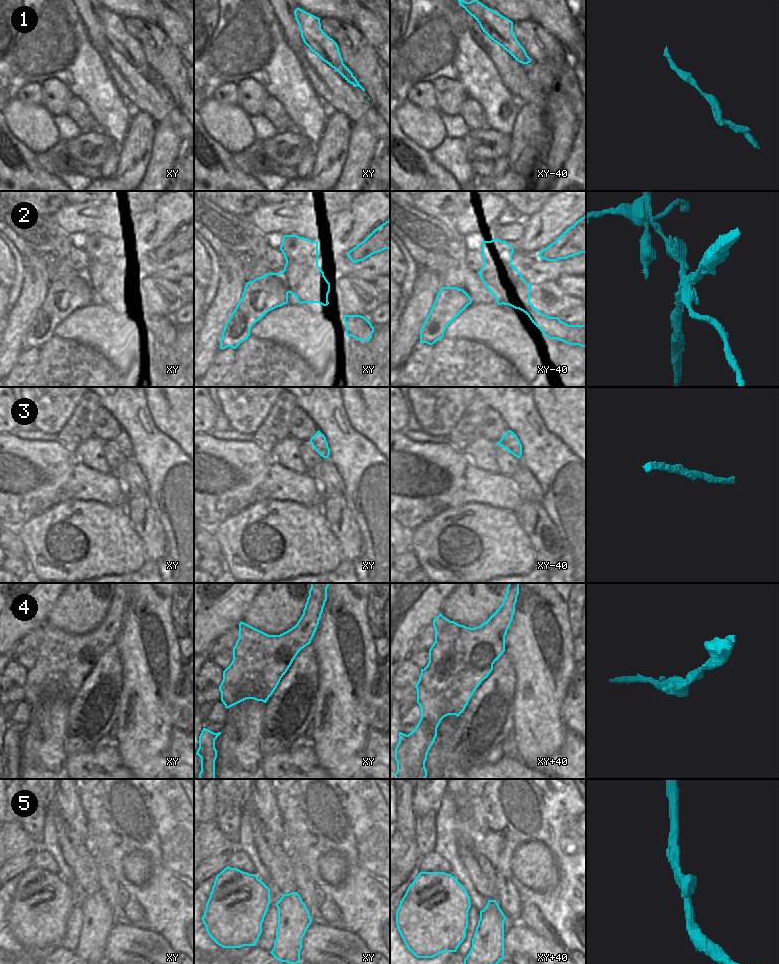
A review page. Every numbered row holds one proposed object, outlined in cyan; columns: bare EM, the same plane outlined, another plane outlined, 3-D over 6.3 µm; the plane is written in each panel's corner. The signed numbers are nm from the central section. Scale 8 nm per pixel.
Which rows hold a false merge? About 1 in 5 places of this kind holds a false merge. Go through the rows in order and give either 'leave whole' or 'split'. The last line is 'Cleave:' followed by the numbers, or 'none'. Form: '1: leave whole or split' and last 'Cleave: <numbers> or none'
1: leave whole
2: split
3: leave whole
4: leave whole
5: leave whole
Cleave: 2

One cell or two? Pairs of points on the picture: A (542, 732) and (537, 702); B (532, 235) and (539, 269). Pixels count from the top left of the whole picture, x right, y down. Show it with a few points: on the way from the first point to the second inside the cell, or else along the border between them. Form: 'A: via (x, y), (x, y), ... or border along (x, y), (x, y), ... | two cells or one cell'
A: via (537, 725), (537, 709) | one cell
B: border along (518, 250), (527, 254), (537, 255) | two cells

